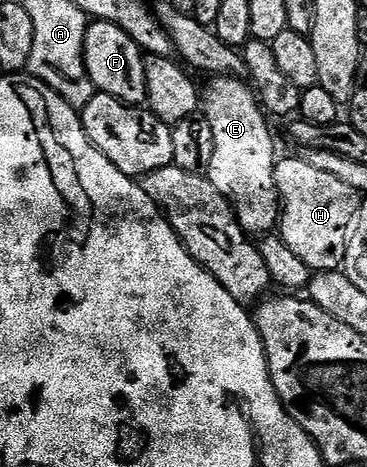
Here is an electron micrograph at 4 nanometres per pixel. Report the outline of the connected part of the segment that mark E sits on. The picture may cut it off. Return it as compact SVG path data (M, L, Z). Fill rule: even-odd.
M215 74L211 83L204 87L200 95L200 107L206 116L208 125L212 125L212 161L208 178L212 185L223 197L228 200L230 206L238 212L240 225L251 237L262 237L273 232L280 223L280 200L278 198L278 186L274 180L274 135L270 132L268 116L257 94L252 90L249 82L241 78L234 78L231 74Z

